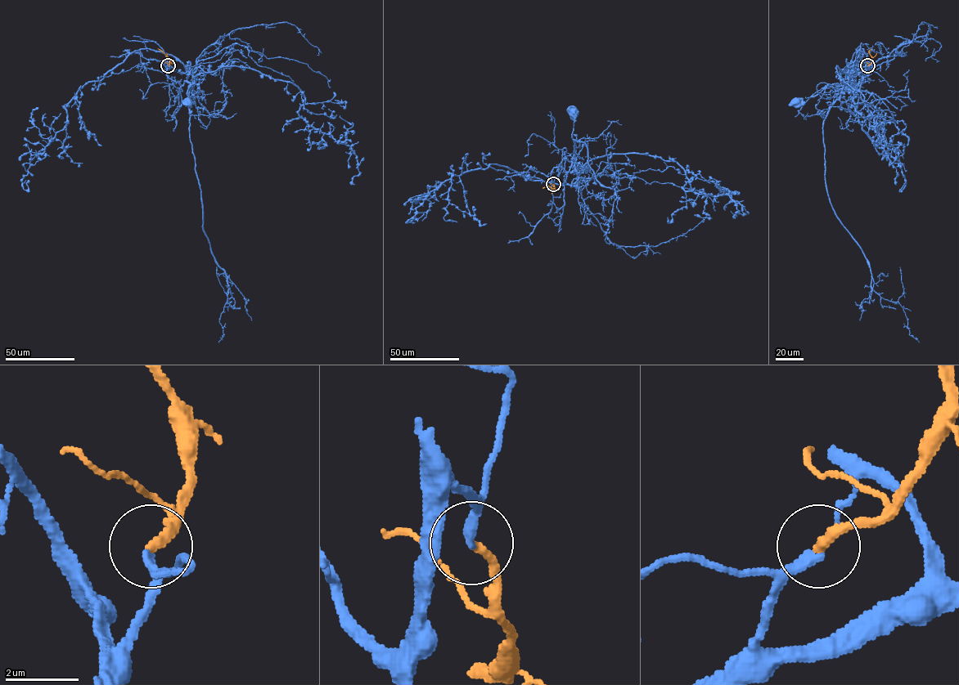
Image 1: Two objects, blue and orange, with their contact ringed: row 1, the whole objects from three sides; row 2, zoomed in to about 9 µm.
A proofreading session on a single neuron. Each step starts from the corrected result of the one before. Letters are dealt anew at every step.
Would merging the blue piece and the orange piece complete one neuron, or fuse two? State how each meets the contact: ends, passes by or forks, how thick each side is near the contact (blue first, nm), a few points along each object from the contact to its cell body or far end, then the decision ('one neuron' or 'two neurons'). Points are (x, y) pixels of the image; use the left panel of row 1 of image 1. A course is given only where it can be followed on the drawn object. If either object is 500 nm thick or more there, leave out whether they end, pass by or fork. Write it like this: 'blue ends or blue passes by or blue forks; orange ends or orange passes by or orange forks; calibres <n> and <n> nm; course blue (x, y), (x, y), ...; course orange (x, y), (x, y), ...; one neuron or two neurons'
blue ends; orange ends; calibres 240 and 280 nm; course blue (168, 65), (166, 73), (169, 78), (182, 85), (186, 82), (190, 84), (186, 93), (188, 102); course orange (168, 65), (168, 58), (157, 49); one neuron

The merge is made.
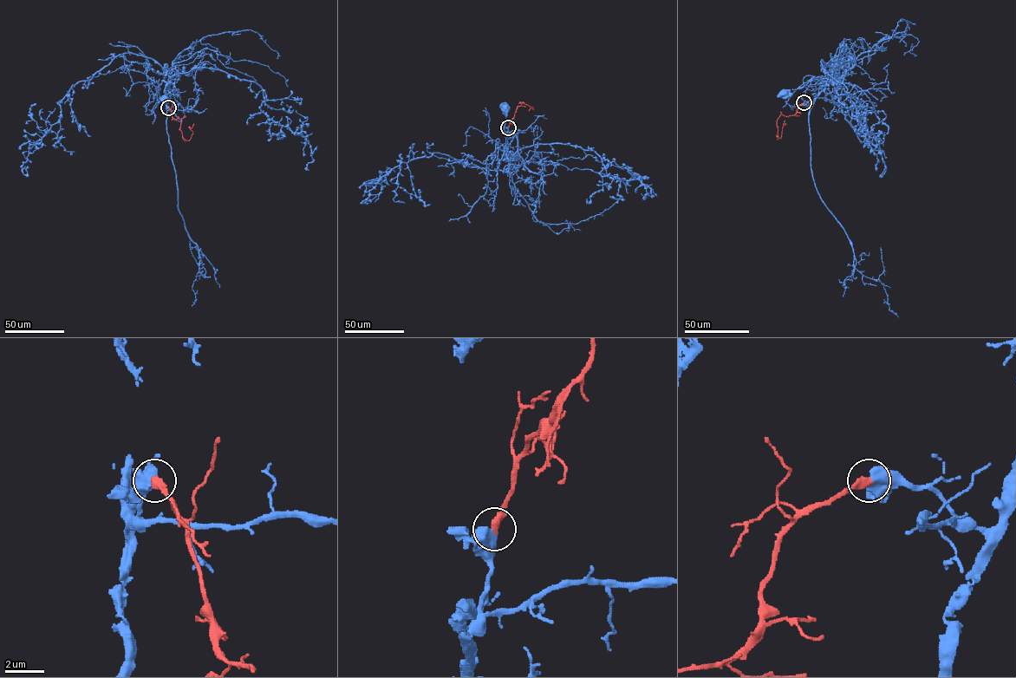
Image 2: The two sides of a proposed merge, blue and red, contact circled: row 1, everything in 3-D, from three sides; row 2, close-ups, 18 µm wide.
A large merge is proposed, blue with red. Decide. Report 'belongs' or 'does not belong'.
belongs

